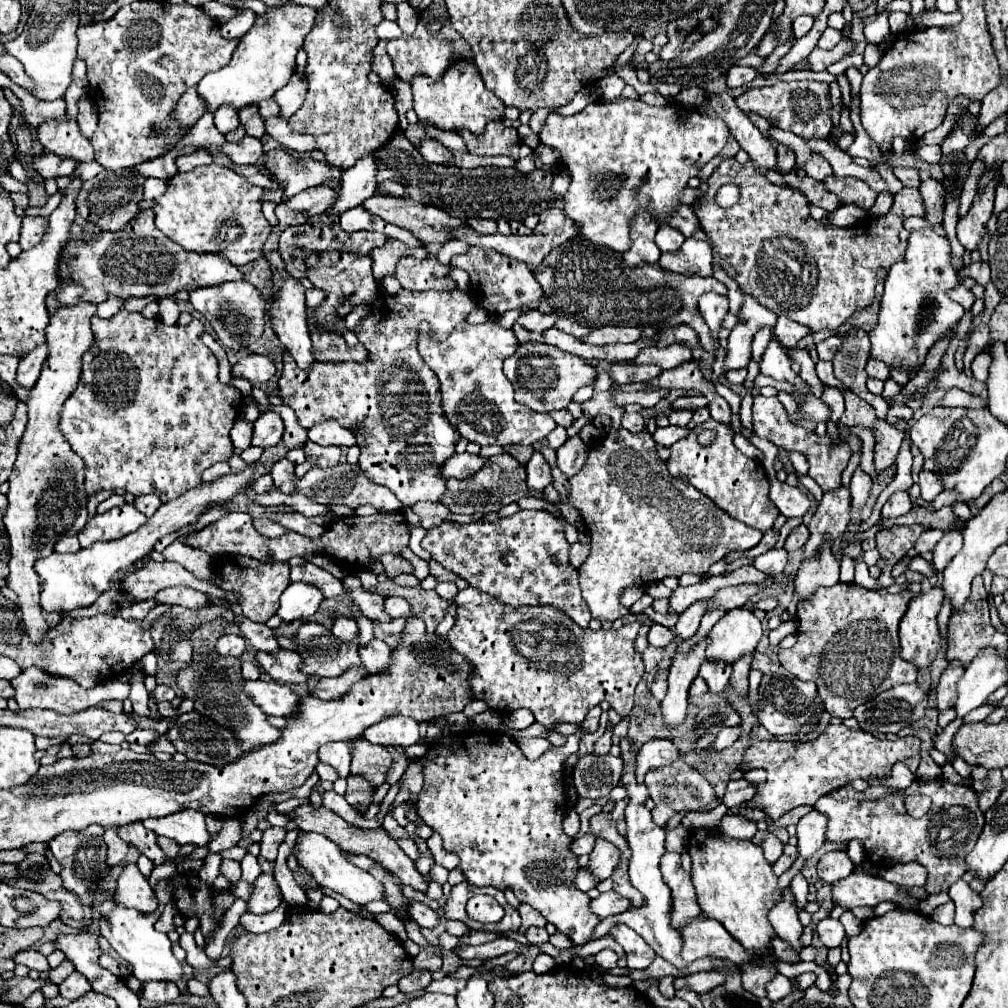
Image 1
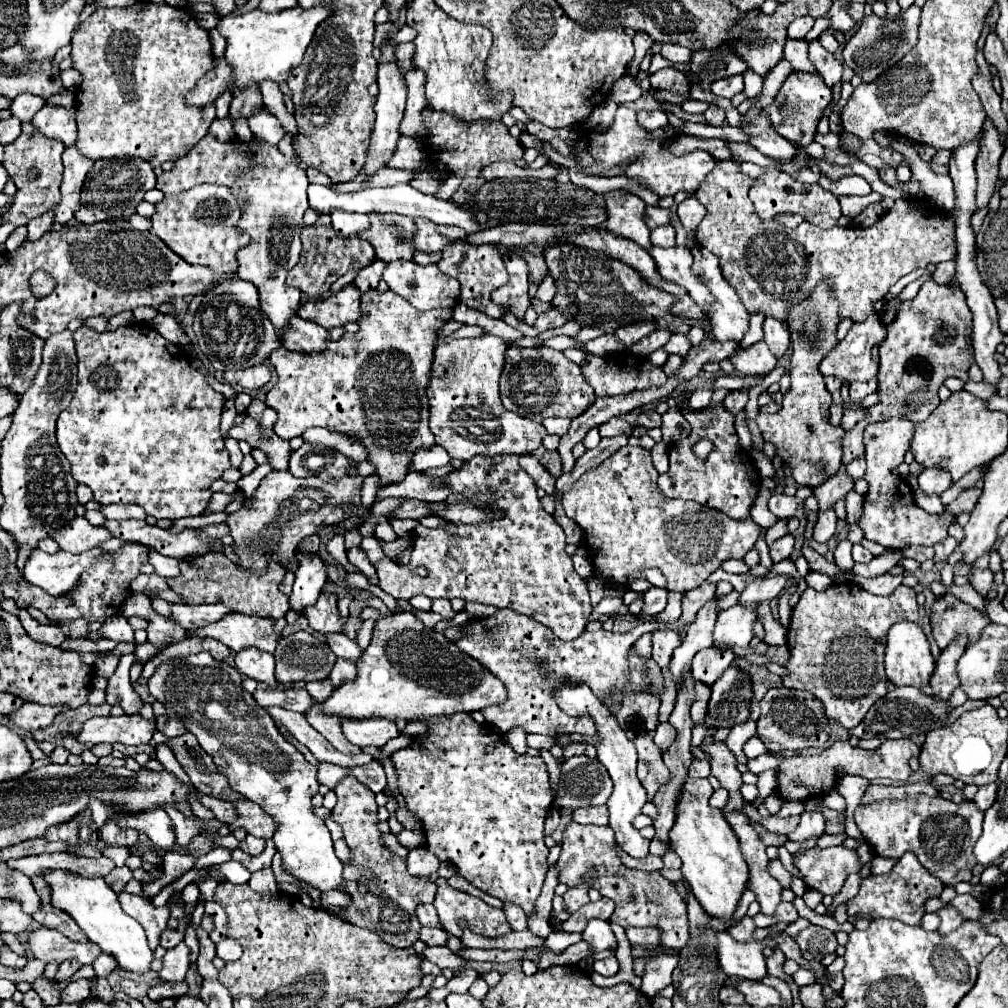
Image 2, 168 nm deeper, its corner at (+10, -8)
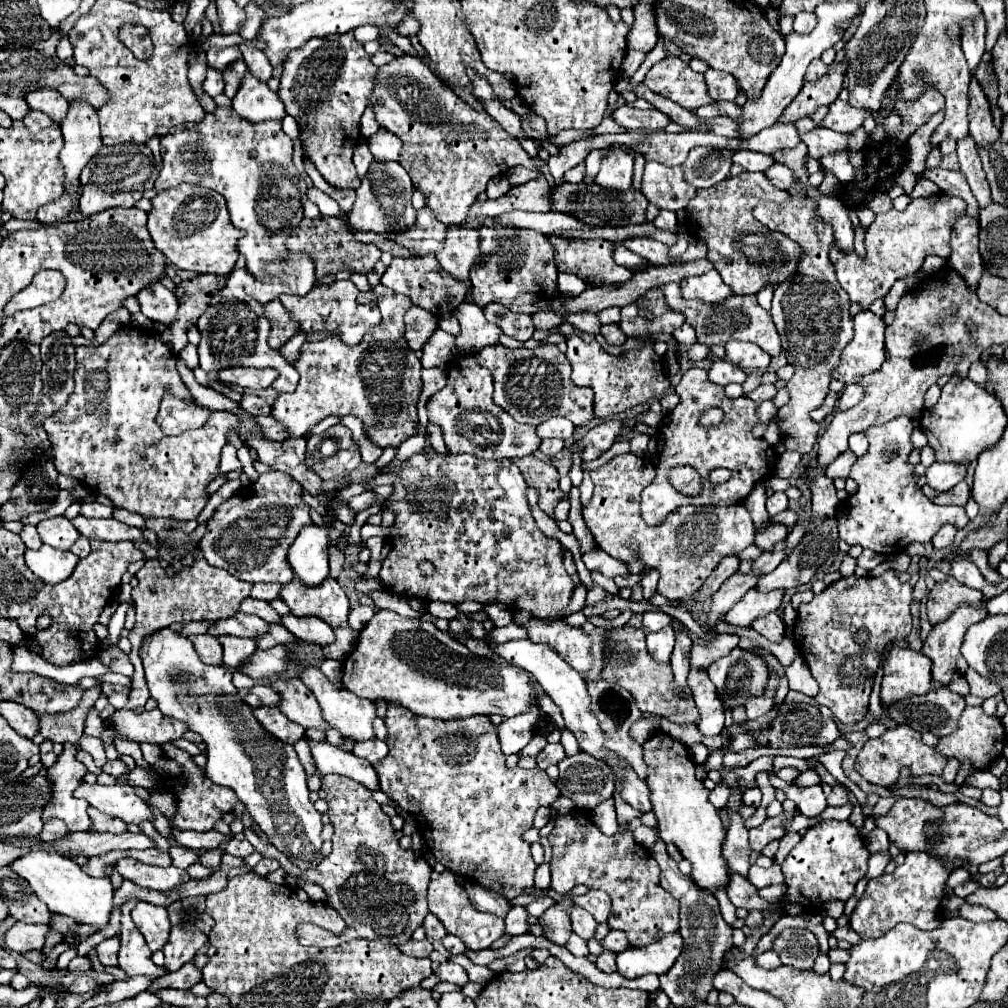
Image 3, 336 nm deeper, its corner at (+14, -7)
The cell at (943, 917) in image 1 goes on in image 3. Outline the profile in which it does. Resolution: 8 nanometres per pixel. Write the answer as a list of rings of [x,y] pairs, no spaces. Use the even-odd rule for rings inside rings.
[[[965,903],[961,907],[959,915],[965,917],[965,919],[969,919],[969,921],[995,921],[995,919],[999,919],[995,911],[983,907],[983,905],[971,905],[971,903]]]

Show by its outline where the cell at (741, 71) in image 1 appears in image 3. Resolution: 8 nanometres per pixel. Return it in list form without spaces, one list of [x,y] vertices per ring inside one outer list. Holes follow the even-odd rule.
[[[707,69],[705,71],[705,81],[707,81],[707,87],[709,87],[709,95],[715,101],[733,101],[739,93],[735,77],[725,73],[725,71]]]

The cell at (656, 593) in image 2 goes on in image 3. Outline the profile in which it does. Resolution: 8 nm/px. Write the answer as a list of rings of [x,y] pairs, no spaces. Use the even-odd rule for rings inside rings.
[[[649,569],[649,573],[645,573],[645,575],[641,577],[645,599],[649,599],[649,597],[655,593],[655,589],[657,589],[657,581],[659,581],[659,573],[657,573],[657,569]]]

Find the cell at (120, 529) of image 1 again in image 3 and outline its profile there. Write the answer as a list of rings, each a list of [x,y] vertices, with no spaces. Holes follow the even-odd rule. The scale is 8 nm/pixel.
[[[53,517],[53,519],[41,521],[37,525],[37,531],[41,541],[55,549],[71,549],[73,541],[77,541],[79,537],[79,531],[65,517]]]

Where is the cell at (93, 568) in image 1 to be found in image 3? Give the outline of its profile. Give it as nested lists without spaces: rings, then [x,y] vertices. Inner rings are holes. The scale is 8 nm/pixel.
[[[43,545],[37,551],[33,551],[33,549],[25,551],[27,567],[49,585],[55,585],[57,581],[67,579],[73,573],[77,561],[79,561],[79,557],[73,555],[71,551],[53,549],[49,545]]]

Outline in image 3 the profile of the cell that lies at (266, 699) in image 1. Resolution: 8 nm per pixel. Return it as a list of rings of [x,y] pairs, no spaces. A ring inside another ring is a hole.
[[[309,741],[309,743],[311,743],[311,753],[319,775],[339,773],[361,783],[369,791],[379,791],[377,771],[367,759],[355,757],[353,753],[347,753],[331,743],[315,743],[315,741]]]

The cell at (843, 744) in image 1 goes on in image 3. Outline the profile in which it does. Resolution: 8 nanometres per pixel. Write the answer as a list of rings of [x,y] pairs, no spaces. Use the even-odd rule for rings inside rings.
[[[897,725],[897,727],[887,729],[881,737],[869,739],[863,745],[857,762],[859,763],[859,769],[856,769],[857,772],[869,783],[875,783],[875,785],[881,785],[881,787],[893,787],[899,779],[901,767],[905,767],[905,765],[911,767],[911,773],[915,777],[941,775],[943,769],[945,769],[947,757],[941,757],[941,753],[937,753],[933,747],[927,747],[921,741],[921,733],[911,729],[909,725]]]

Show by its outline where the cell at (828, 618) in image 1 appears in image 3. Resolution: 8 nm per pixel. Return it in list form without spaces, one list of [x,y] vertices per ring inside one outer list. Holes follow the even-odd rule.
[[[887,569],[879,577],[843,577],[815,595],[811,603],[799,607],[795,645],[819,683],[815,701],[829,707],[837,721],[855,725],[865,717],[885,645],[911,633],[911,593],[913,587],[899,581],[897,571]]]

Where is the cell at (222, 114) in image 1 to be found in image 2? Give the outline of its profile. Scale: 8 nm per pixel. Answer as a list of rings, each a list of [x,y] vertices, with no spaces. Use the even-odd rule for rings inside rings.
[[[225,90],[217,100],[215,100],[215,110],[217,110],[217,120],[223,120],[229,116],[229,104],[231,104],[231,92]]]

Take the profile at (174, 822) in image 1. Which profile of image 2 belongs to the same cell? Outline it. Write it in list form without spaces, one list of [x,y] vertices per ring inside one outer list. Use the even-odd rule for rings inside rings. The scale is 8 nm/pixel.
[[[147,810],[143,814],[133,814],[133,816],[123,816],[117,818],[117,824],[121,828],[133,828],[137,832],[143,832],[149,836],[149,840],[153,842],[153,846],[161,848],[161,850],[171,850],[175,846],[175,830],[173,824],[167,816],[165,810]]]

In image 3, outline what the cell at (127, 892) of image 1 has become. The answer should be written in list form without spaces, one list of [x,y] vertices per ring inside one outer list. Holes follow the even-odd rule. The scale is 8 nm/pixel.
[[[139,901],[135,909],[131,911],[131,917],[137,929],[141,931],[141,935],[145,937],[151,953],[165,947],[165,943],[169,941],[169,933],[171,933],[171,921],[169,921],[165,907]]]

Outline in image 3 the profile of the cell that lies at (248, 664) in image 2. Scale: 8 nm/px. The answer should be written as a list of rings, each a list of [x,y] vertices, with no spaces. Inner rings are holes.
[[[231,635],[219,637],[219,643],[223,647],[223,663],[231,669],[237,669],[257,649],[255,641],[241,639],[241,637],[231,637]]]

